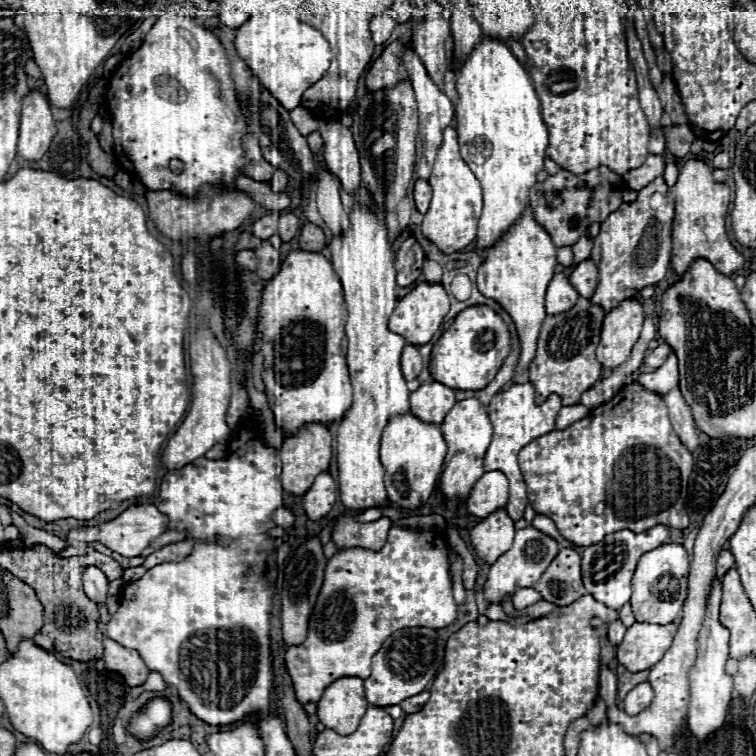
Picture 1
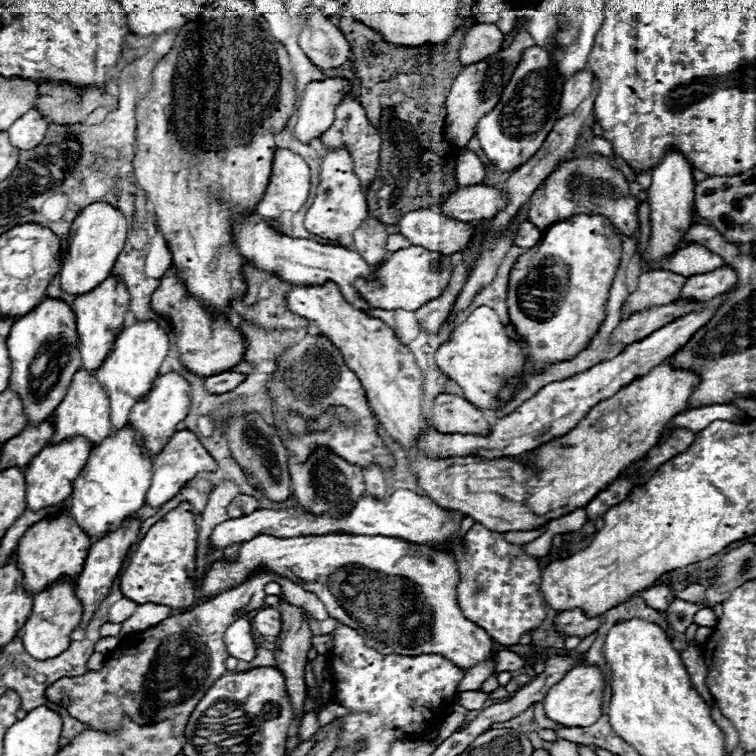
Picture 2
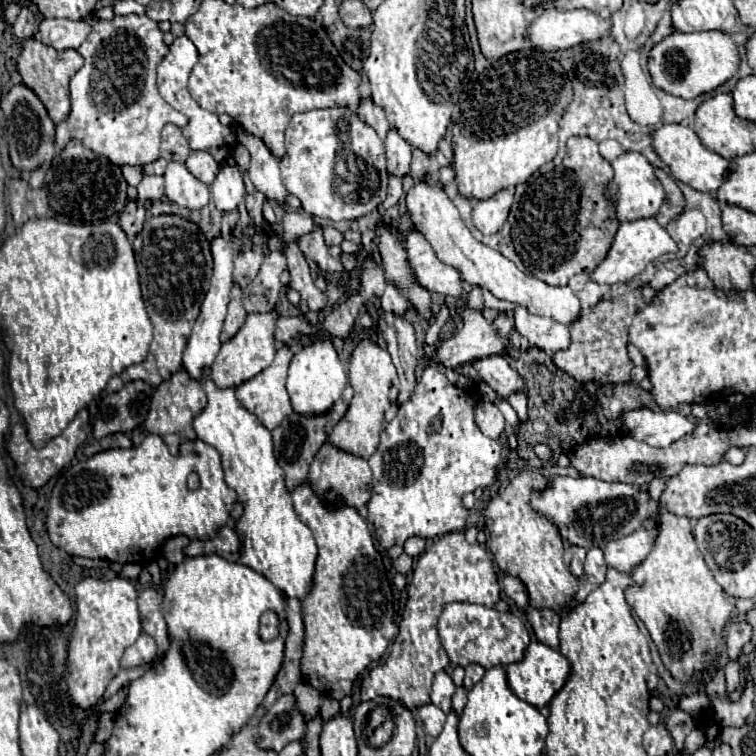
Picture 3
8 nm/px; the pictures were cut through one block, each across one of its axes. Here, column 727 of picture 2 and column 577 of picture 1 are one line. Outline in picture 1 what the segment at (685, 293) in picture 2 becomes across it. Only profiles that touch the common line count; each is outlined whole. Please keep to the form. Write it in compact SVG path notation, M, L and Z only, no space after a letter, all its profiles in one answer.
M584 260L582 264L576 264L568 280L580 296L590 298L594 294L594 288L598 286L598 268L592 260Z

